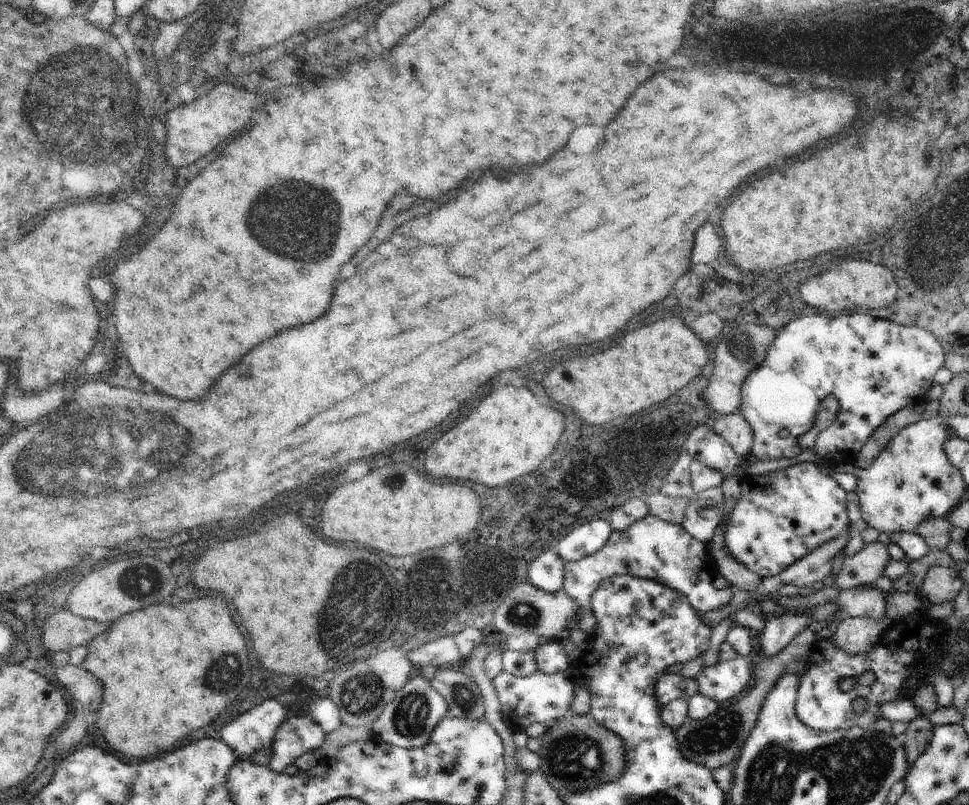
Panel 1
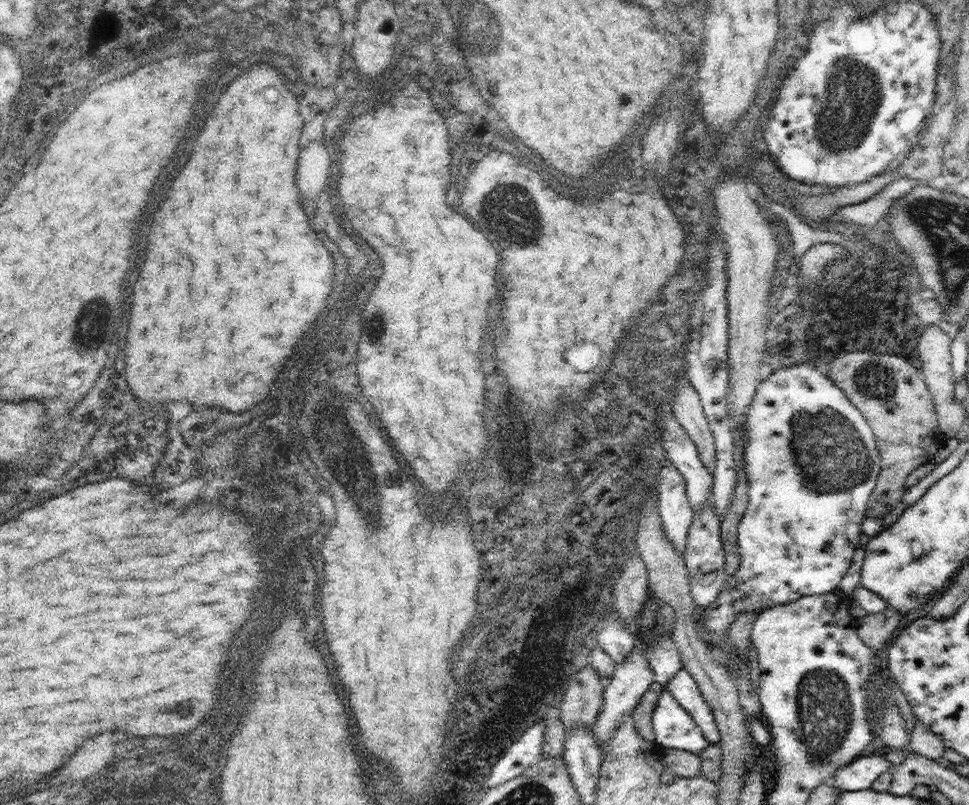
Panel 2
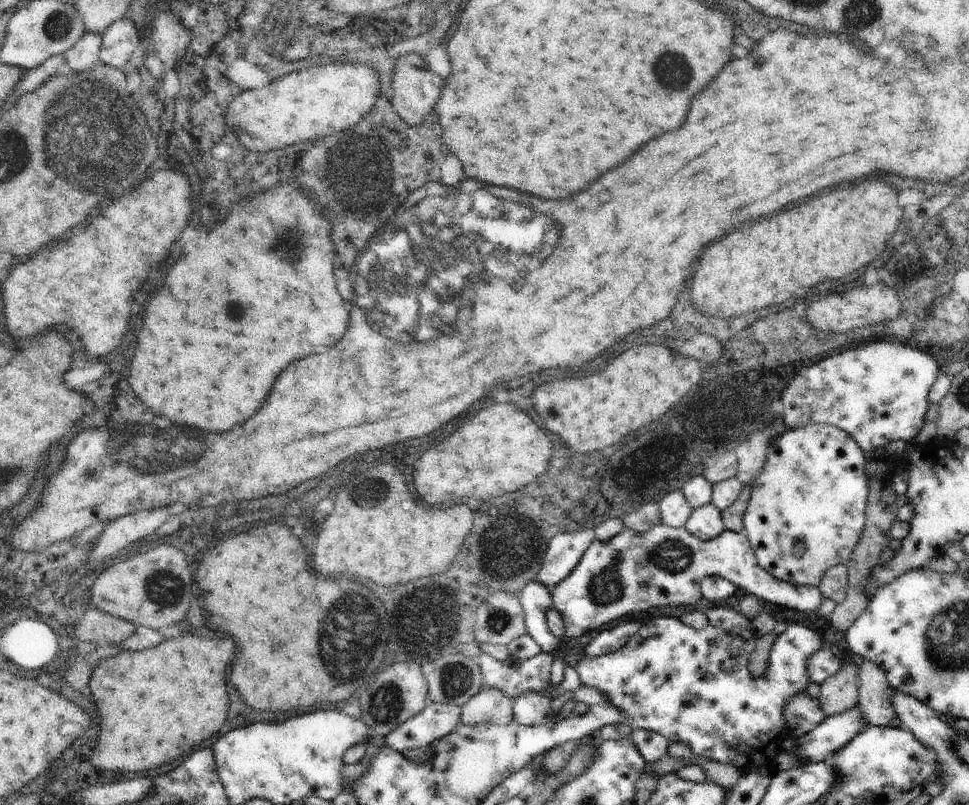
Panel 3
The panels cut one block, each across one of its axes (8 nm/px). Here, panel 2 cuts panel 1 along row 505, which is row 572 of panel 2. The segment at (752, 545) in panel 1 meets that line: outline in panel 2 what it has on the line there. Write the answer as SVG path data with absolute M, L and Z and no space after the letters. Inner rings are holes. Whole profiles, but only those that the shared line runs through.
M793 364L791 368L771 372L769 378L759 382L747 410L743 460L749 482L749 502L737 526L741 564L733 578L727 578L717 602L707 606L707 610L701 614L701 620L709 630L707 646L715 660L729 668L741 668L739 682L735 680L741 712L747 720L759 720L763 718L761 704L759 694L755 694L749 686L749 668L741 666L743 660L733 658L731 646L725 644L723 632L733 622L733 616L741 614L741 610L761 614L761 610L771 606L795 602L805 596L827 594L839 586L855 560L855 550L859 548L859 534L863 534L861 522L867 512L867 500L873 494L881 472L881 456L873 430L863 414L849 402L845 392L833 386L829 376L817 372L815 366Z

